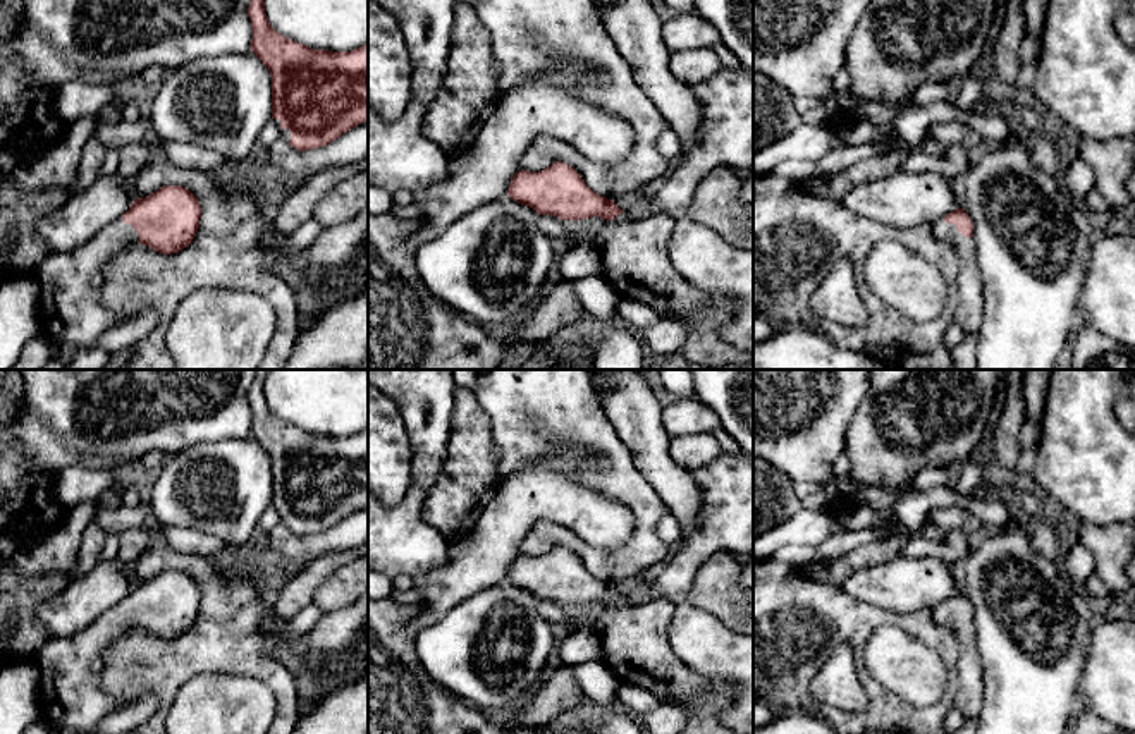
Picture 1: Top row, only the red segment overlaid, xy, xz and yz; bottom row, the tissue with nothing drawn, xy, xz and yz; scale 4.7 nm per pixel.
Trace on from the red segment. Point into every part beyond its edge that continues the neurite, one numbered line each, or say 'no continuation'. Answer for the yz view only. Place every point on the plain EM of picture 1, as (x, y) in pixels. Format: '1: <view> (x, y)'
1: yz (970, 688)

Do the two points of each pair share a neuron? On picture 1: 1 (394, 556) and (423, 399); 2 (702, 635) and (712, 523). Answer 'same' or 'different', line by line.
1: same
2: same

